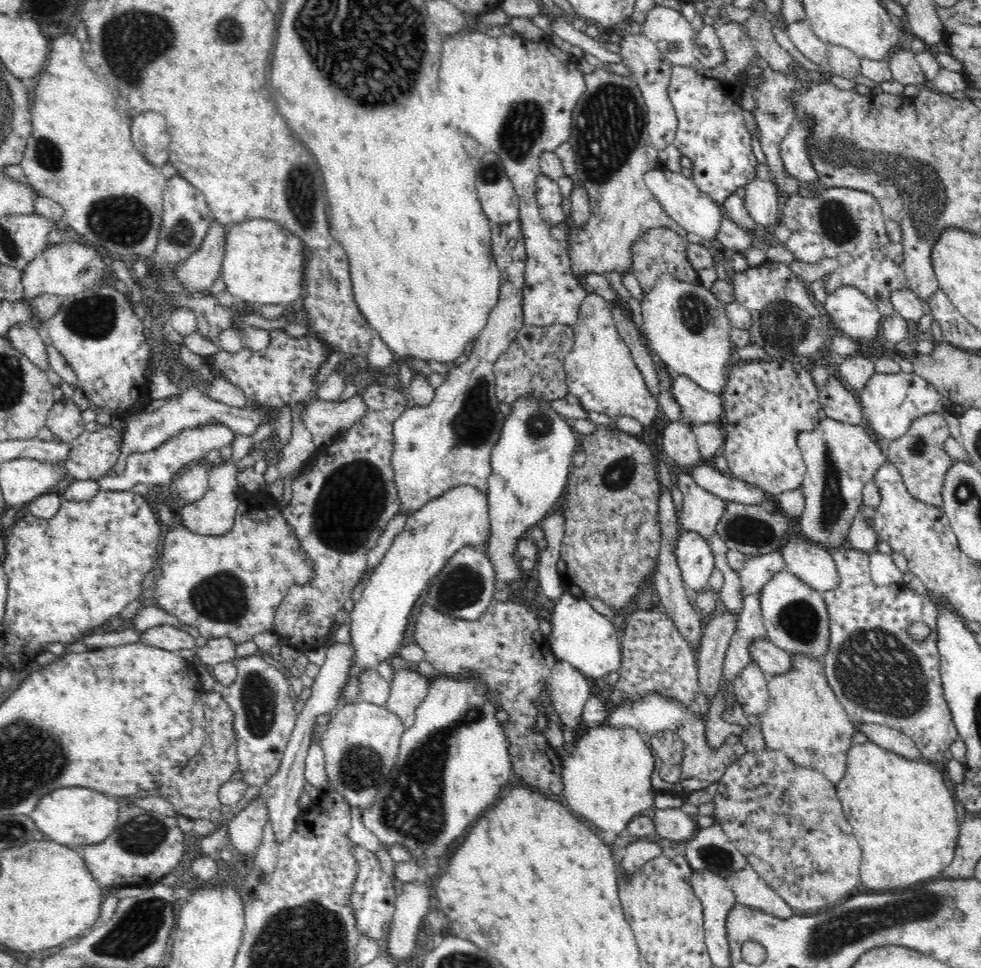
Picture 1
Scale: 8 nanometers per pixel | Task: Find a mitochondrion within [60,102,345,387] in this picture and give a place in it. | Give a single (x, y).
(123, 221)

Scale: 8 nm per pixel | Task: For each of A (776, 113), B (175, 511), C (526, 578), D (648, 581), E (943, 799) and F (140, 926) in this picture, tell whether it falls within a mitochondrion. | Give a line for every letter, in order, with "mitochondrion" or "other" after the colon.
A: mitochondrion
B: other
C: other
D: other
E: other
F: mitochondrion

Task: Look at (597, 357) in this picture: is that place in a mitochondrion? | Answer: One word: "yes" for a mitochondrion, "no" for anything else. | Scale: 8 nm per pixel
yes

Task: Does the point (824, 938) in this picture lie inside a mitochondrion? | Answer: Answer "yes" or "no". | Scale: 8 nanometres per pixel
yes

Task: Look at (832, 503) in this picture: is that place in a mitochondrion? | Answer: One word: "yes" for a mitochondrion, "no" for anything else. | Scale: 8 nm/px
yes

